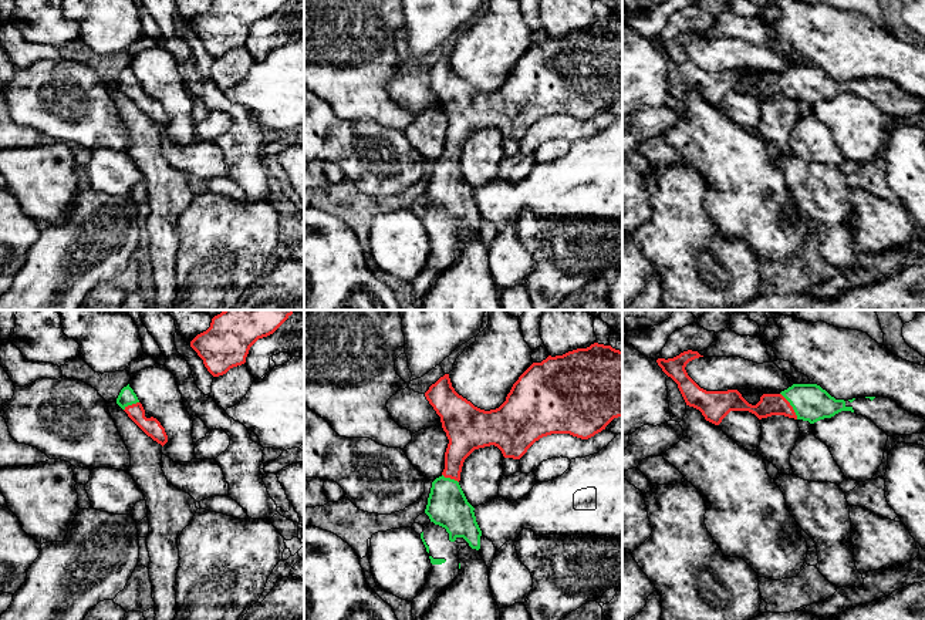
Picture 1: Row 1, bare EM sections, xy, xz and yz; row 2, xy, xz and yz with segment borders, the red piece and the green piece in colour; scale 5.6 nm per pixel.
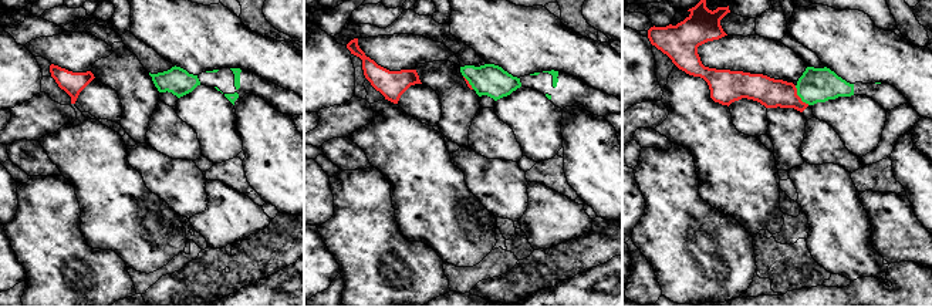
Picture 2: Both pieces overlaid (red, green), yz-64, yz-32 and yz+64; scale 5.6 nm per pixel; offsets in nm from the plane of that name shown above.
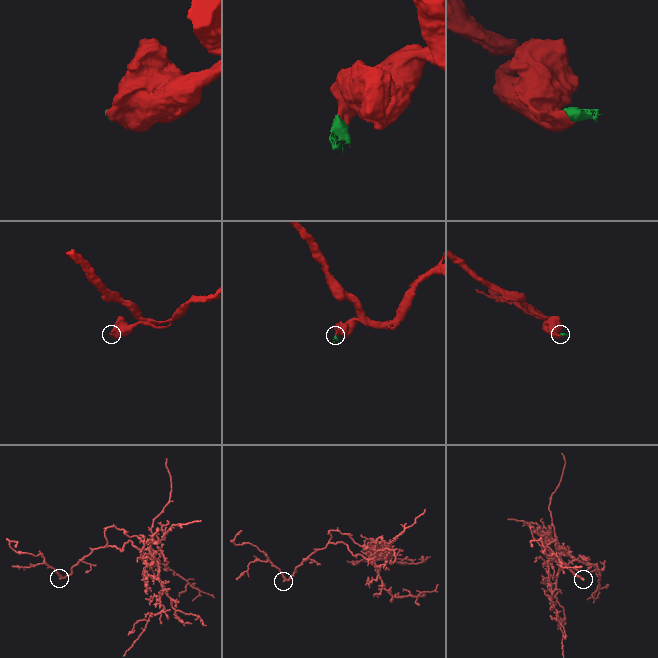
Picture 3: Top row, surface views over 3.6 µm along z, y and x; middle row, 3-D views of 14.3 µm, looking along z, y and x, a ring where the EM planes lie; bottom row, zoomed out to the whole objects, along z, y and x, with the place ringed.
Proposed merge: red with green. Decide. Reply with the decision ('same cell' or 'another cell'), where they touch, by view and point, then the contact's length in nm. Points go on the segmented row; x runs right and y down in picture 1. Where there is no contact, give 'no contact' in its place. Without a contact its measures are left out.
same cell | yz (790, 405) | 180 nm

